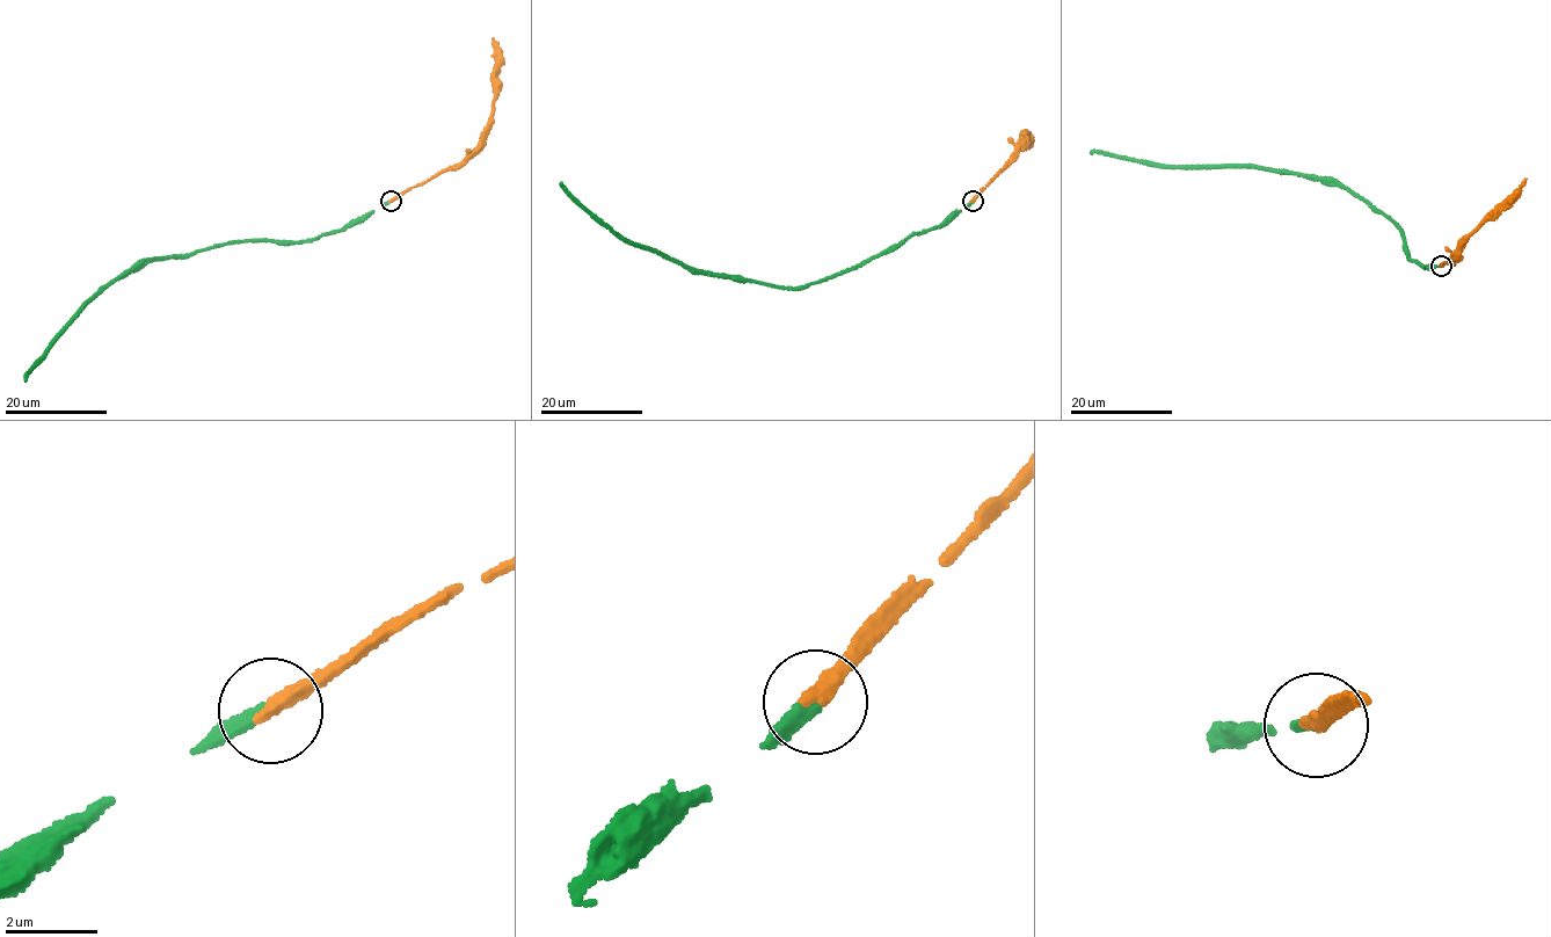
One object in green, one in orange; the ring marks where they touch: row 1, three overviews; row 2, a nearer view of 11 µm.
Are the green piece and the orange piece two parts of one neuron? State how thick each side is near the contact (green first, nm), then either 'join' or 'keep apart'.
320/400 nm | join

